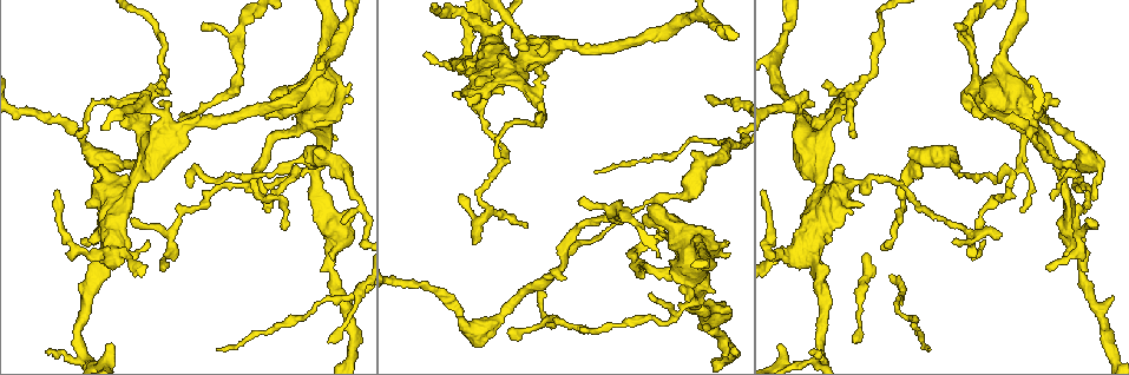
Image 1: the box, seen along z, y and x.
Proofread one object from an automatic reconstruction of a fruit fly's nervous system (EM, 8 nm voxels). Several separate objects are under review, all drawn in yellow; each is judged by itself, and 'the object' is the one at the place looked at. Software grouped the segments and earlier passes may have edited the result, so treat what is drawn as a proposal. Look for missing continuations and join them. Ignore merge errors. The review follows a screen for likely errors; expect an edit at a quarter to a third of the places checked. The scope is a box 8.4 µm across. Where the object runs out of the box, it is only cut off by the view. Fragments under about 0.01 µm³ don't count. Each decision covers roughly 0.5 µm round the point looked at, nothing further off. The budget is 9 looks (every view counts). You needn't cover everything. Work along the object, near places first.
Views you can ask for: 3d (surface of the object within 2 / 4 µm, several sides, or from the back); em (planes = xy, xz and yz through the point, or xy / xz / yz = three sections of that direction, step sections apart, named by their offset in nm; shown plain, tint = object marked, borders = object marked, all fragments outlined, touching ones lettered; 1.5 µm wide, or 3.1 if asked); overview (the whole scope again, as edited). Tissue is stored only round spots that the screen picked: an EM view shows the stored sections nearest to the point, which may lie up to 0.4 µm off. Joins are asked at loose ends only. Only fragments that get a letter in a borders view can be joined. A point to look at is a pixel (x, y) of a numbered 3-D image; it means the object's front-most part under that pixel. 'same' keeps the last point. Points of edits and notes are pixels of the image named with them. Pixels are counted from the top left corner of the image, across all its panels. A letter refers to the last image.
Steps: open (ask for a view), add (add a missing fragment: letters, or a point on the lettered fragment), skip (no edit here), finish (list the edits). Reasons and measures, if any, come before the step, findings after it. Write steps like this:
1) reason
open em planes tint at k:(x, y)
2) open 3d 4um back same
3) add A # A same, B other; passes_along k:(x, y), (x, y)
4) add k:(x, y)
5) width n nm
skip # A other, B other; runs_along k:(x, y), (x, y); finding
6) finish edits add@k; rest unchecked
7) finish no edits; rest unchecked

thick end
open em xy step 8 borders at 1:(1059, 100)

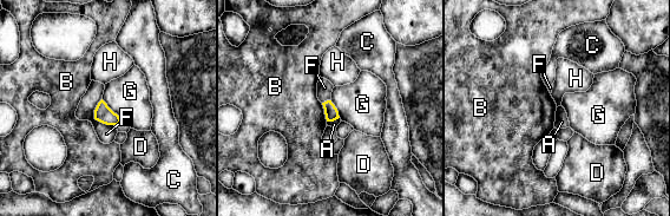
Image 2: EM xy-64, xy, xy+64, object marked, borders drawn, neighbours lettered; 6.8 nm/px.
longest_contact F 220 nm
skip # A other, B other, C other, D other, F other, G other, H other; no lettered fragment goes on from it

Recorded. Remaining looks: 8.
branch stops here
open em xz step 4 tint at 1:(164, 102)

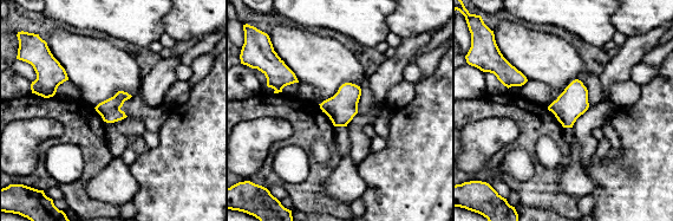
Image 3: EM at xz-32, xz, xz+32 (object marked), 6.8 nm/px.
another direction
open em planes borders same

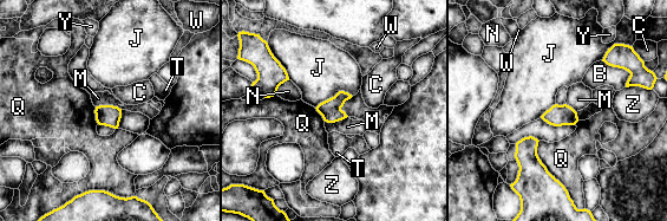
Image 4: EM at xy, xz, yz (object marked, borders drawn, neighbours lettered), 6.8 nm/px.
skip # B other, C other, J other, M other, N other, Q other, T other, W other, Y other, Z other; border 4:(347, 116), (334, 122), (325, 122); no lettered fragment goes on from it

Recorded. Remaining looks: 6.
tapers out
open 3d 2um at 1:(900, 222)

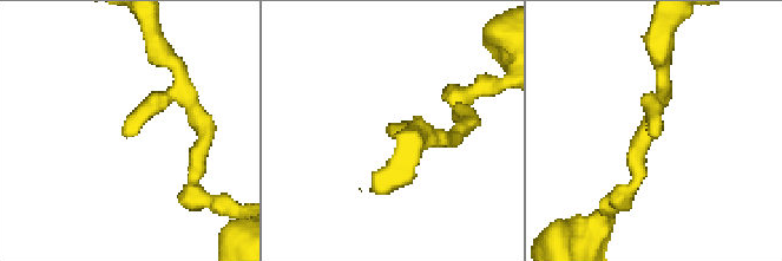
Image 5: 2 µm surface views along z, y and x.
need the tissue
open em planes tint at 5:(651, 134)

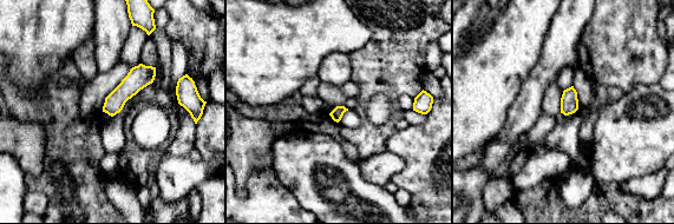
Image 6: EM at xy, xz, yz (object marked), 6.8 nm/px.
see the neighbours
open em planes borders same

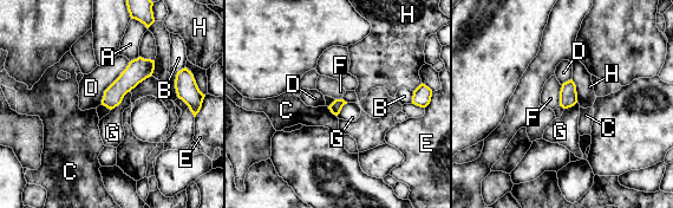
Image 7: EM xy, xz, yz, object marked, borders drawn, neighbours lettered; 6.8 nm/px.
skip # A other, B other, C other, D other, E other, F other, G other, H other; border 7:(130, 90), (111, 110); none of them fits

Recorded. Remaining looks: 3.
thick end
open em planes borders at 1:(693, 153)

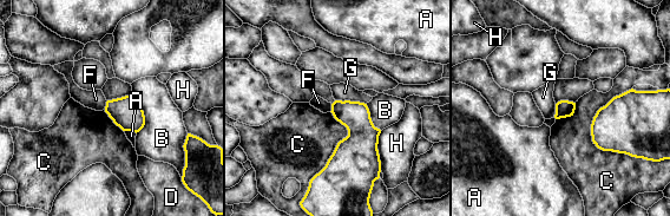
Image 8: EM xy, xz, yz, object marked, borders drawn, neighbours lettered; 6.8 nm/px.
skip # A other, B other, C other, D other, F other, G other, H other; border 8:(631, 87), (593, 117), (603, 151); no lettered fragment goes on from it

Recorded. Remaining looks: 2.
finish no edits; rest unchecked

